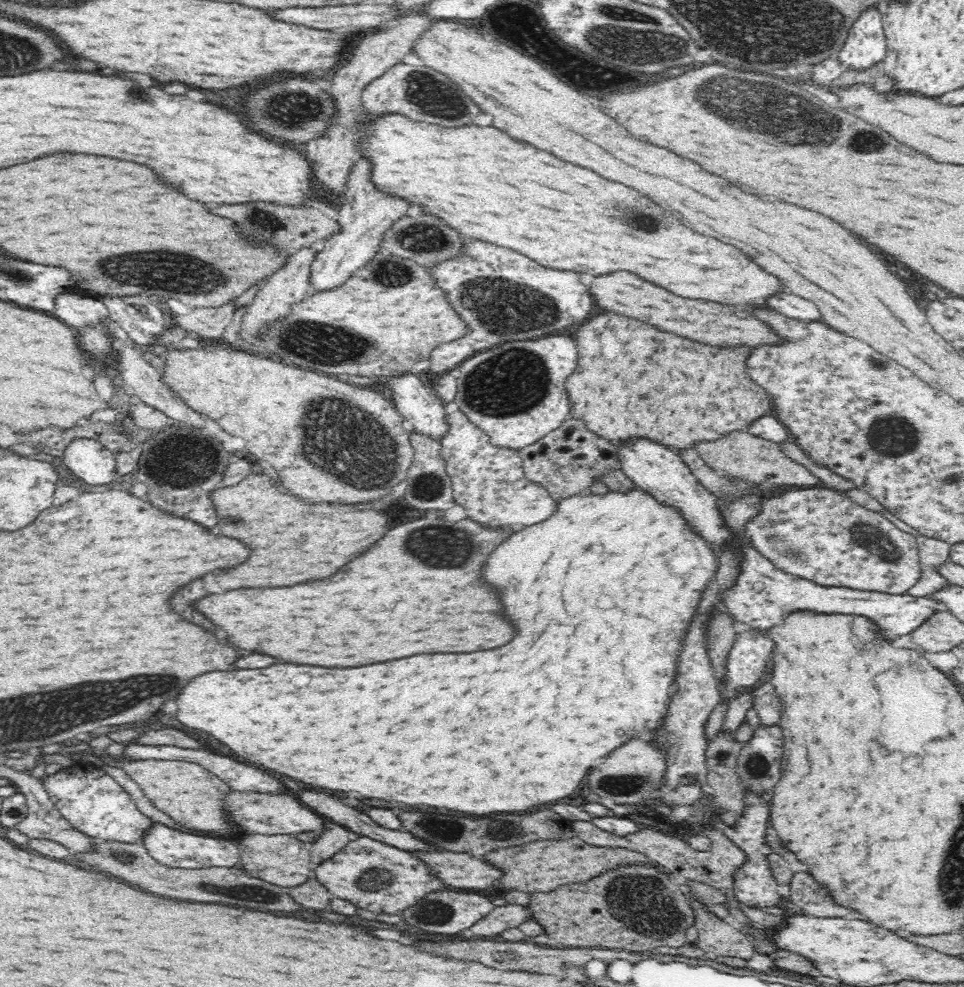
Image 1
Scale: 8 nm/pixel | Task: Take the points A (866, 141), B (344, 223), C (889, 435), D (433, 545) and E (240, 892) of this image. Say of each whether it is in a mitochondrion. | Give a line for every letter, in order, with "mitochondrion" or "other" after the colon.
A: mitochondrion
B: other
C: mitochondrion
D: mitochondrion
E: mitochondrion

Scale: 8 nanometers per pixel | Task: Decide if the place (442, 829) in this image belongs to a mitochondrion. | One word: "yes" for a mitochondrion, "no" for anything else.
yes

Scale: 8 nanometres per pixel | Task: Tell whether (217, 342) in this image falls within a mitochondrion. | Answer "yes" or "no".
no

